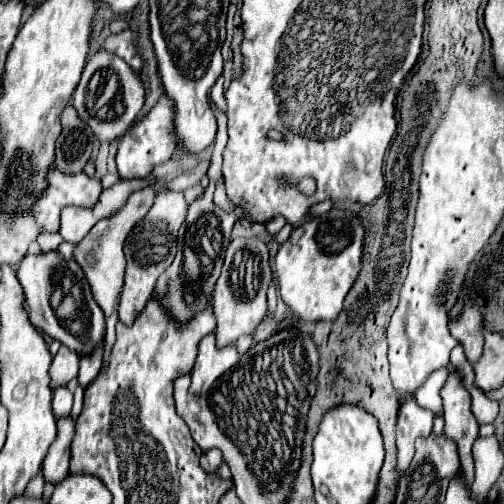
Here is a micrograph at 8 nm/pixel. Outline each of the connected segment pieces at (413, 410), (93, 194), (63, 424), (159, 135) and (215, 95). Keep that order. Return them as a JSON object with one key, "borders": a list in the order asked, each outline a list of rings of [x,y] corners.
{"borders":[[[[407,398],[399,406],[397,416],[397,470],[403,474],[413,458],[413,442],[419,436],[429,436],[433,426],[433,414],[431,410],[421,408],[413,398]]],[[[57,168],[47,170],[47,190],[37,198],[31,214],[41,234],[55,234],[59,226],[59,214],[65,206],[93,208],[101,194],[101,182],[93,176],[63,174]]],[[[71,416],[57,418],[57,436],[49,446],[49,452],[43,460],[43,476],[47,482],[57,484],[69,474],[69,458],[71,458],[71,442],[75,436],[75,420]]],[[[163,94],[159,98],[159,102],[151,108],[151,112],[141,118],[119,142],[119,150],[117,150],[117,170],[119,176],[123,180],[131,180],[131,178],[145,178],[153,166],[163,164],[171,158],[171,154],[177,148],[177,138],[175,138],[175,104]]],[[[220,76],[210,90],[210,98],[212,102],[222,111],[225,112],[227,104],[224,99],[224,78]]]]}

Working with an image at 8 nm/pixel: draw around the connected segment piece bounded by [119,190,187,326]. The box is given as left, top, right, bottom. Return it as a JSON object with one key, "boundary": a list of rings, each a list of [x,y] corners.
{"boundary":[[[163,190],[157,194],[155,204],[151,206],[149,214],[127,236],[127,242],[123,248],[125,258],[127,258],[127,268],[125,268],[125,284],[123,284],[123,292],[121,292],[121,304],[119,304],[119,320],[123,324],[127,324],[127,326],[133,324],[133,320],[145,308],[147,300],[153,296],[157,278],[173,262],[175,252],[177,252],[179,228],[183,226],[185,218],[187,218],[187,202],[185,202],[183,194],[173,192],[173,190]]]}

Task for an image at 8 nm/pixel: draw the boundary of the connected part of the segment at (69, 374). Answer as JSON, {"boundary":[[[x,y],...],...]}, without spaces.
{"boundary":[[[61,346],[59,352],[53,356],[53,364],[51,364],[51,386],[65,386],[69,384],[73,378],[77,378],[77,370],[79,370],[79,354],[75,354],[73,350],[69,350],[67,346]]]}

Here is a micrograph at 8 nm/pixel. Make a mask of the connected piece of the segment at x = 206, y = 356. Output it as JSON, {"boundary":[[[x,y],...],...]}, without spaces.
{"boundary":[[[207,334],[199,342],[197,360],[191,370],[191,392],[207,392],[223,372],[227,372],[231,366],[237,364],[237,360],[239,354],[233,344],[217,348],[215,334]]]}

